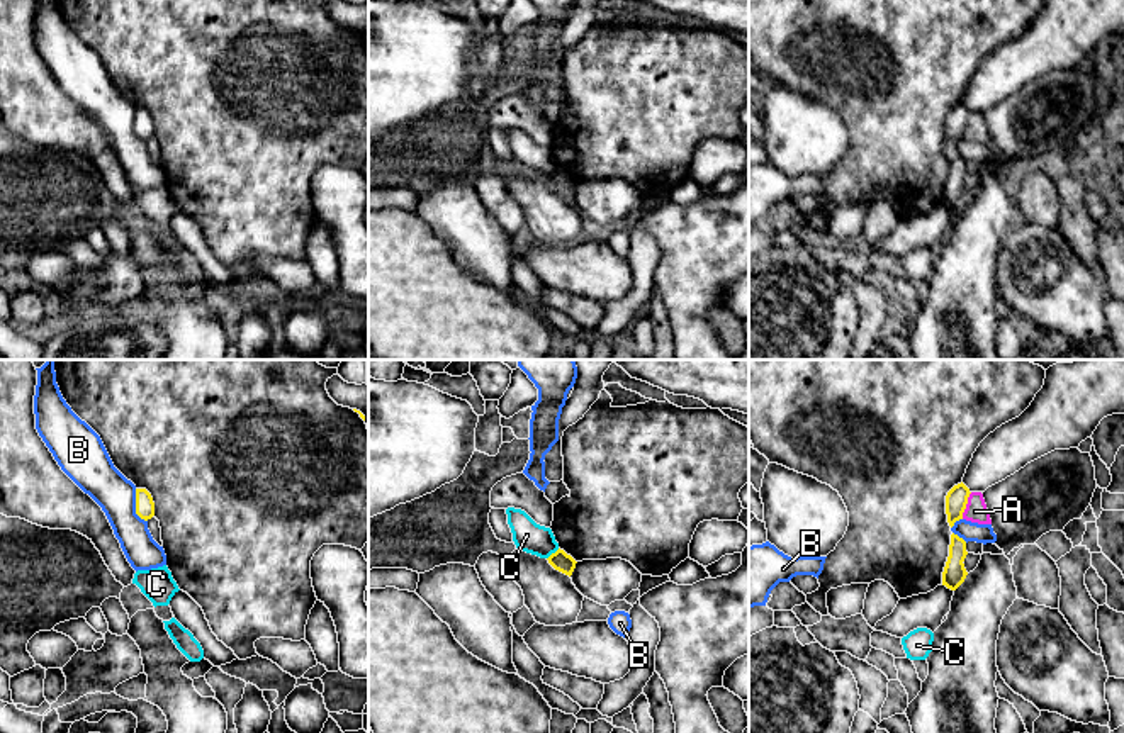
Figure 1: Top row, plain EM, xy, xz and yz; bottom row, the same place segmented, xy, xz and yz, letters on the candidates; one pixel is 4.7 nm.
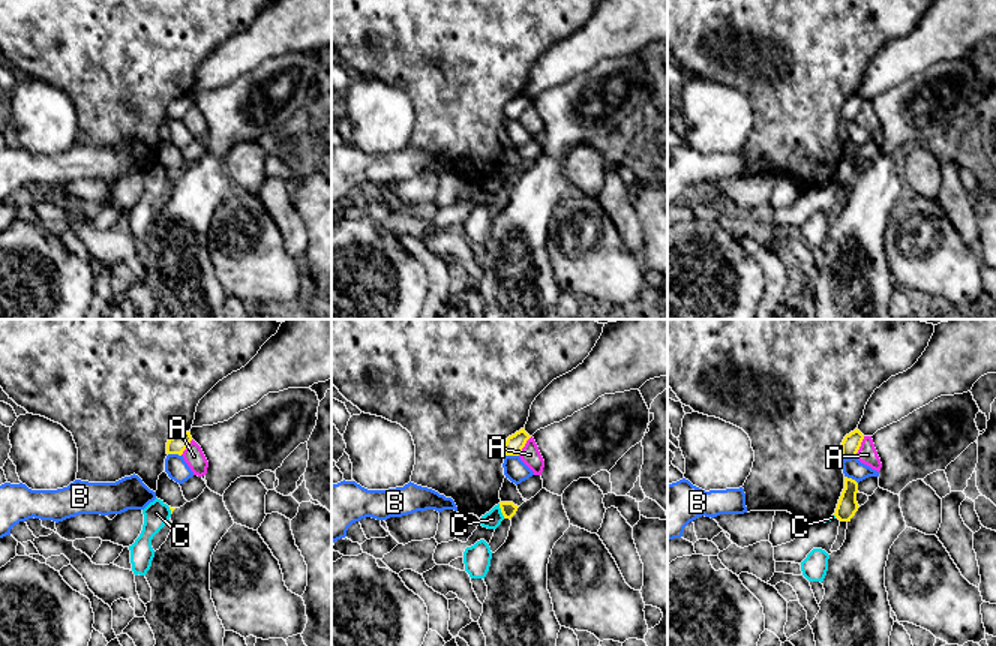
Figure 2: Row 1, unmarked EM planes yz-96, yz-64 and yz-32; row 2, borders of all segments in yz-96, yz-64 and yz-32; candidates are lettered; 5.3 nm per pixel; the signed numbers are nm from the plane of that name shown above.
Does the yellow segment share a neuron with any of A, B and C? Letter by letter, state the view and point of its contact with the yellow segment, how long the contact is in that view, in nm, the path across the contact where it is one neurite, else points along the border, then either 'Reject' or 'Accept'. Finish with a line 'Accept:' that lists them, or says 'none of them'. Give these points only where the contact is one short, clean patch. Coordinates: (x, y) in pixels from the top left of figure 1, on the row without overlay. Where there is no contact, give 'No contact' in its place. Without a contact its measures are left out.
A: Touches yellow at yz (965, 126). Shared border 140 nm. Reject
B: Touches yellow at xy (136, 126). Shared border 170 nm. Reject
C: Touches yellow at xz (552, 173). Shared border 80 nm. Boundary: xz (559, 168), (547, 179). Reject
Accept: none of them

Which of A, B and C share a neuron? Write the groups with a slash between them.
A / B / C

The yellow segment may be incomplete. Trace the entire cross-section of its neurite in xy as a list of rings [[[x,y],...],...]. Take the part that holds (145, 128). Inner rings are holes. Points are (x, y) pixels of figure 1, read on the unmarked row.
[[[136,109],[136,134],[144,141],[155,136],[155,122],[146,109]]]

